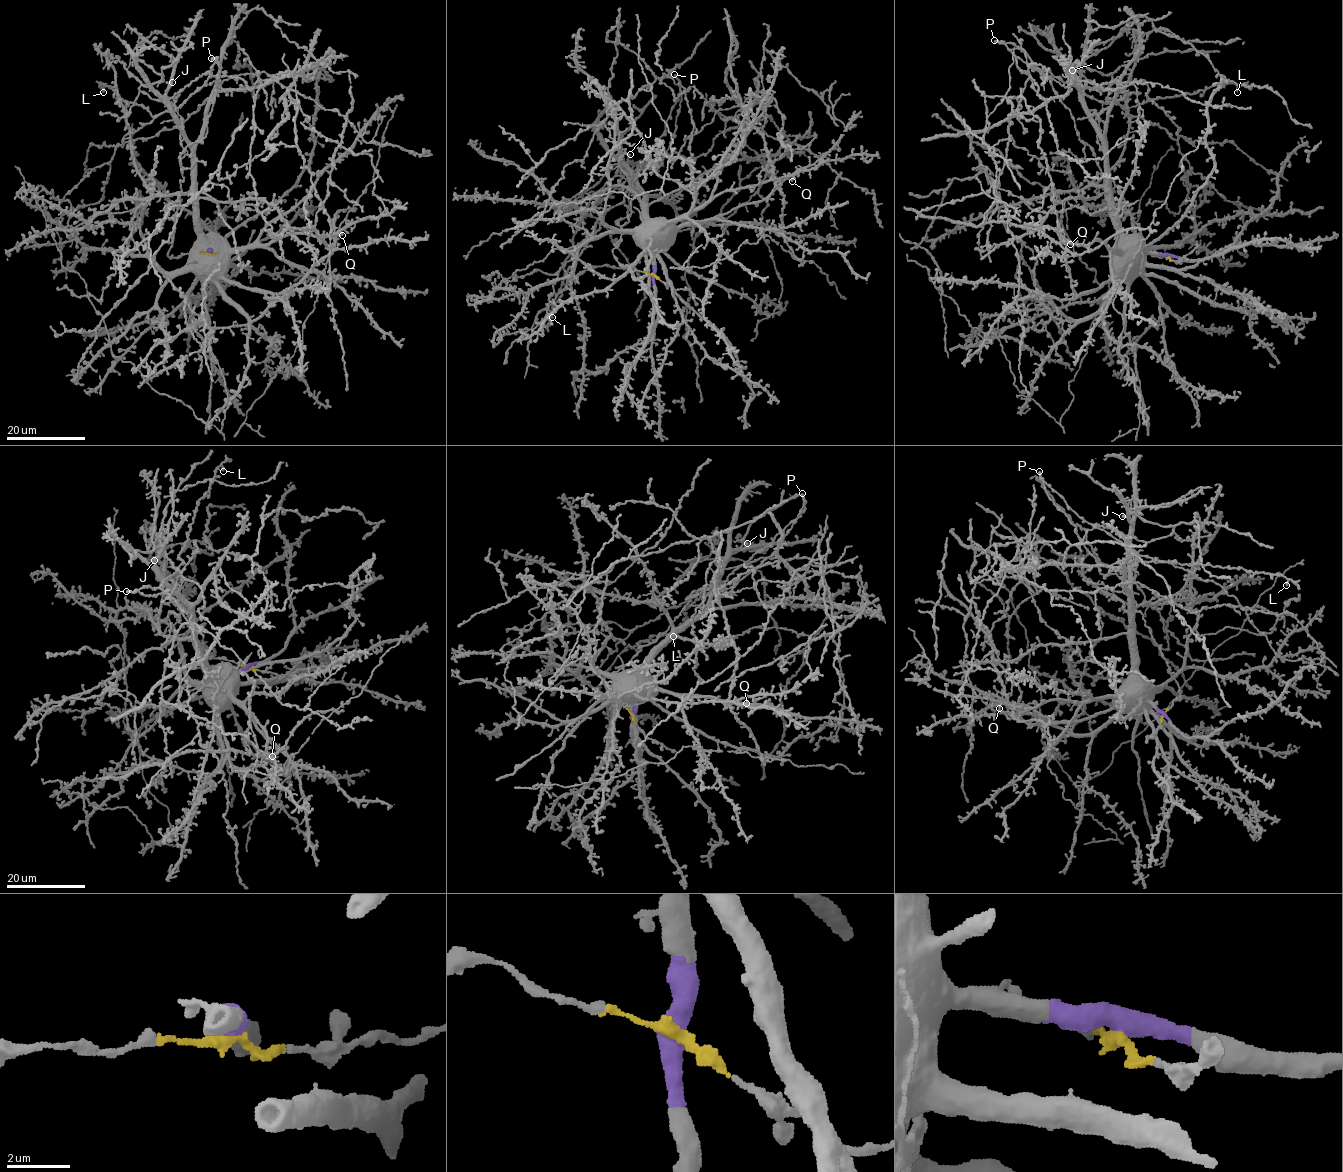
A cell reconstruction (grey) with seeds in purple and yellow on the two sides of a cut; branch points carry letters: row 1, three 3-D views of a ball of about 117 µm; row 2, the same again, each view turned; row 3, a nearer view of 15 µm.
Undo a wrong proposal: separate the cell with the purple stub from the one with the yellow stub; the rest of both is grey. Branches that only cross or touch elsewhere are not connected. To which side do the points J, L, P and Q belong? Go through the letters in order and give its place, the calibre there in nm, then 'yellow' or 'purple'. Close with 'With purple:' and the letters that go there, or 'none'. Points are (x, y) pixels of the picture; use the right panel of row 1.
J: at (1072, 70); 400 nm thick; purple
L: at (1237, 92); 400 nm thick; yellow
P: at (994, 40); 380 nm thick; yellow
Q: at (1070, 244); 240 nm thick; purple
With purple: J, Q

